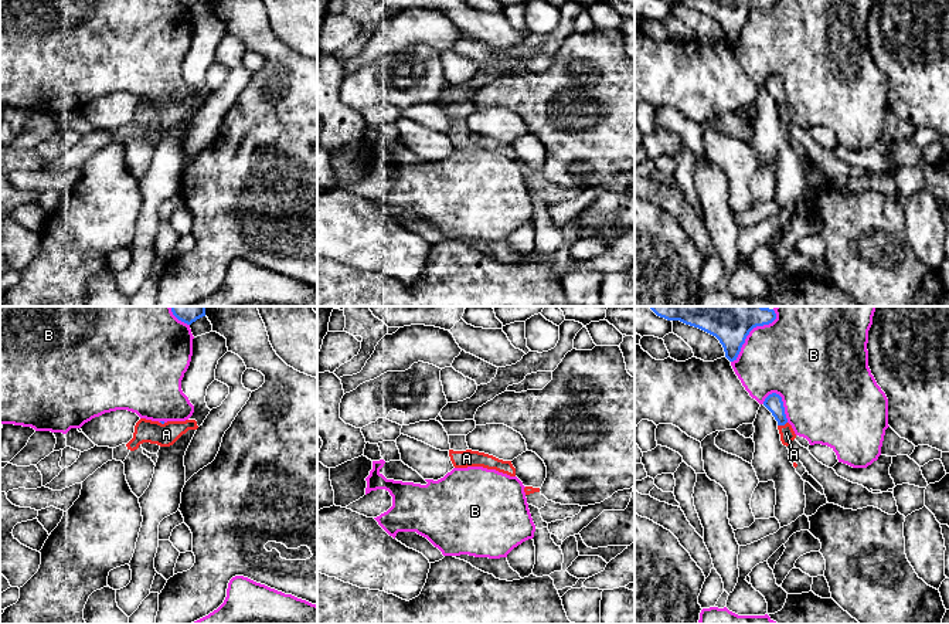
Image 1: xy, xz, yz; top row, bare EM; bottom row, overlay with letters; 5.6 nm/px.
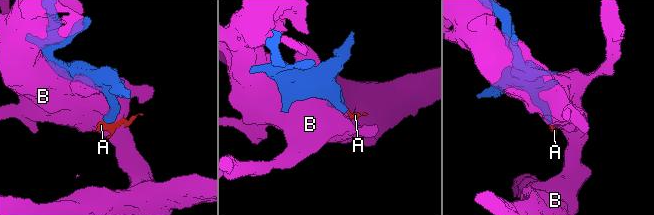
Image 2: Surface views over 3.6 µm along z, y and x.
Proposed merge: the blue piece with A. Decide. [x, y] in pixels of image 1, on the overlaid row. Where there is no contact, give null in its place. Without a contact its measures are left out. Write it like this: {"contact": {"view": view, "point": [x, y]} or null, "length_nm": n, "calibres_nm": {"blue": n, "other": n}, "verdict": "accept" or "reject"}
{"contact": {"view": "yz", "point": [782, 424]}, "length_nm": 60, "calibres_nm": {"blue": 100, "other": 80}, "verdict": "accept"}

